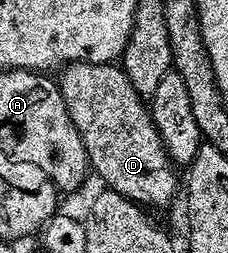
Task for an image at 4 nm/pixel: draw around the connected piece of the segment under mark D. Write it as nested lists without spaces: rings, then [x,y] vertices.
[[[116,63],[111,64],[66,64],[59,72],[59,87],[63,94],[63,102],[67,102],[67,114],[71,114],[71,122],[75,122],[75,130],[79,130],[79,138],[83,138],[83,146],[89,155],[90,169],[102,180],[104,187],[110,192],[123,194],[136,204],[169,204],[173,195],[179,192],[177,172],[167,150],[161,141],[159,130],[155,126],[149,105],[131,86],[124,68]]]

